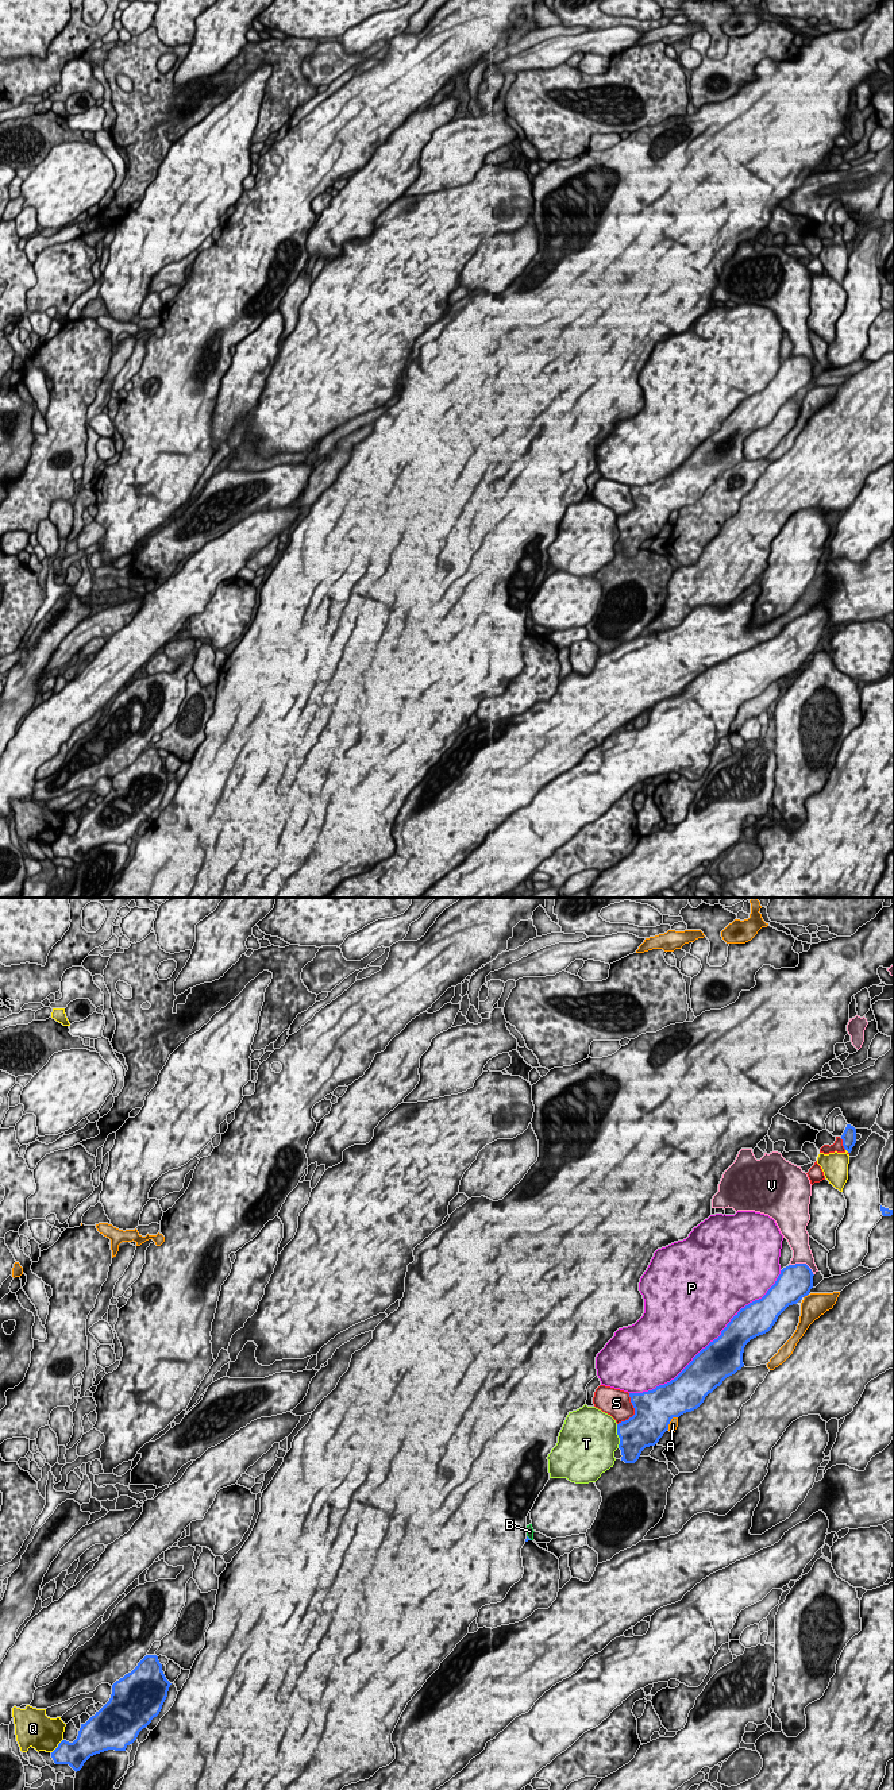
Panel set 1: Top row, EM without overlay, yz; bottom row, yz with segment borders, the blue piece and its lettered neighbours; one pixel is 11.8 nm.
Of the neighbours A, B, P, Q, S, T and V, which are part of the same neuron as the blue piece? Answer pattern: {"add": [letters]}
{"add": []}

